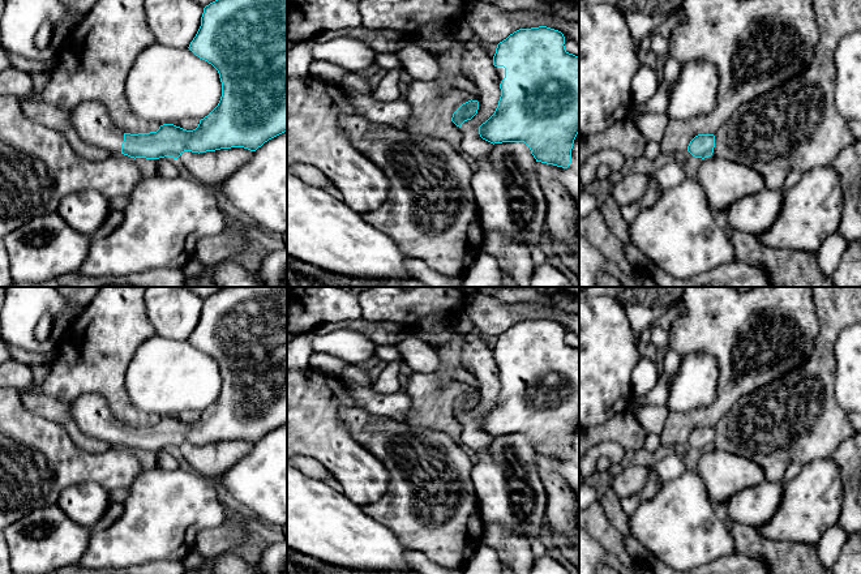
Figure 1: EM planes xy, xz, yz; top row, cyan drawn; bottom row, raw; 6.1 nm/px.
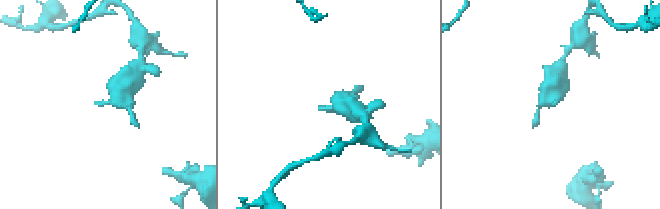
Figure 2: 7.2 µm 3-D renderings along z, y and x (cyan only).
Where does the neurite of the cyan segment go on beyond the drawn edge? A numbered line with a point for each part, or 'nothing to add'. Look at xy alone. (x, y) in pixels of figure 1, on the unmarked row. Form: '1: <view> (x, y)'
1: xy (90, 411)

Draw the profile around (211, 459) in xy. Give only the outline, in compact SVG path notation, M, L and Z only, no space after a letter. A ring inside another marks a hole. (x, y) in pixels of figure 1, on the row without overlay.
M244 440L220 441L206 445L184 444L176 451L184 464L202 476L218 477L227 474L250 453L253 444Z

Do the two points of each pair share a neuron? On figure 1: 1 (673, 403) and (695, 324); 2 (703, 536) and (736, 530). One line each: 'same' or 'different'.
1: different
2: different

